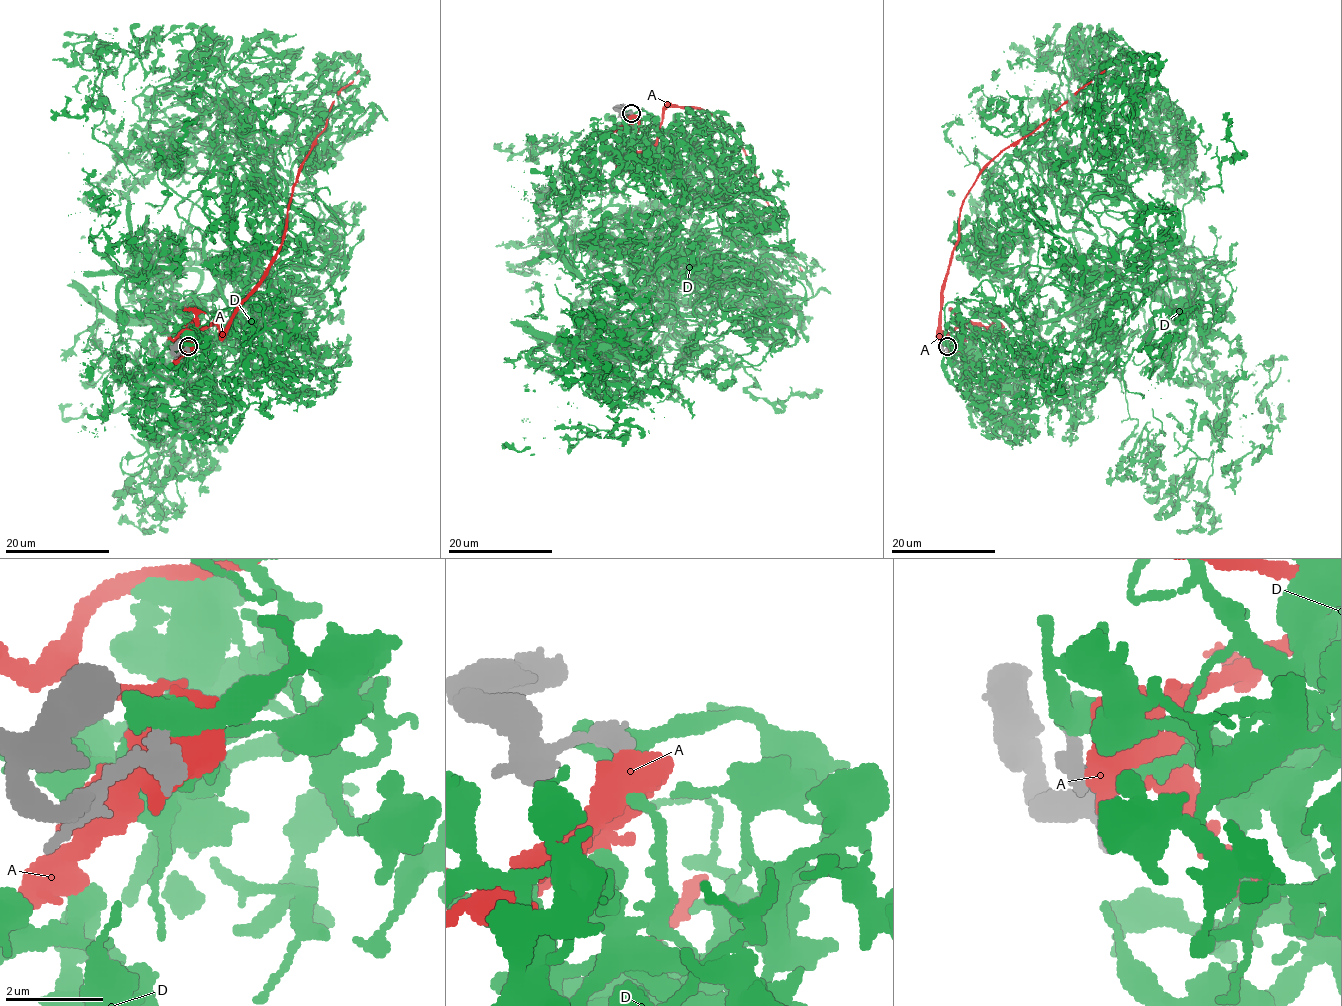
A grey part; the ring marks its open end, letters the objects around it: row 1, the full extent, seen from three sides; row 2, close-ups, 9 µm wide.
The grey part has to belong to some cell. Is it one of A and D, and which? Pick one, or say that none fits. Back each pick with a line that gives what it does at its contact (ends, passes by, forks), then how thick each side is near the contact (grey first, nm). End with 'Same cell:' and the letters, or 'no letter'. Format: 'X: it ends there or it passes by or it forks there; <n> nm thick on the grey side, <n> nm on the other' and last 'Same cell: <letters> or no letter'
D: it passes by; 460 nm thick on the grey side, 550 nm on the other
Same cell: D

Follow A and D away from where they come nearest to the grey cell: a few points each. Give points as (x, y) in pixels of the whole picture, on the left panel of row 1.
A: (189, 350), (178, 335), (212, 324), (220, 332), (259, 281), (283, 239), (304, 159), (332, 102), (359, 71)
D: (187, 345), (166, 418), (114, 356), (173, 513), (160, 435), (223, 424), (189, 473), (71, 404)

